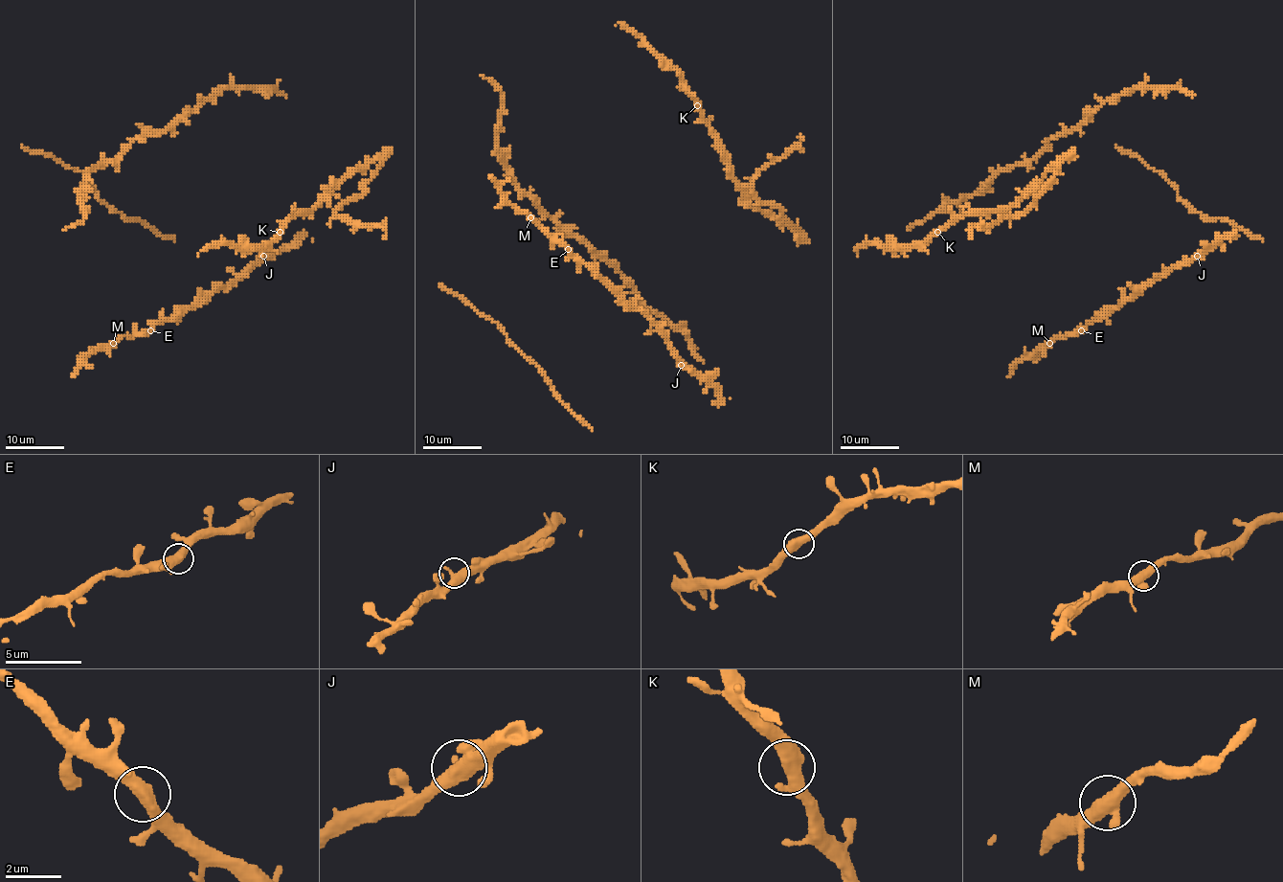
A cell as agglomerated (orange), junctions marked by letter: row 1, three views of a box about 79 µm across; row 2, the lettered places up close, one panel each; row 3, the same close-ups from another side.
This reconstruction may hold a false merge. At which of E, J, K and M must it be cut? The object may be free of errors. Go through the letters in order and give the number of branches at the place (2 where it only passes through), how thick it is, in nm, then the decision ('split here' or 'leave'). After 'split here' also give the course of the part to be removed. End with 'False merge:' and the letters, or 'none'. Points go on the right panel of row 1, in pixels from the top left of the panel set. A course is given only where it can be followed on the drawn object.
E: 2 | 500 nm | leave
J: 2 | 500 nm | leave
K: 2 | 550 nm | leave
M: 2 | 550 nm | leave
False merge: none

